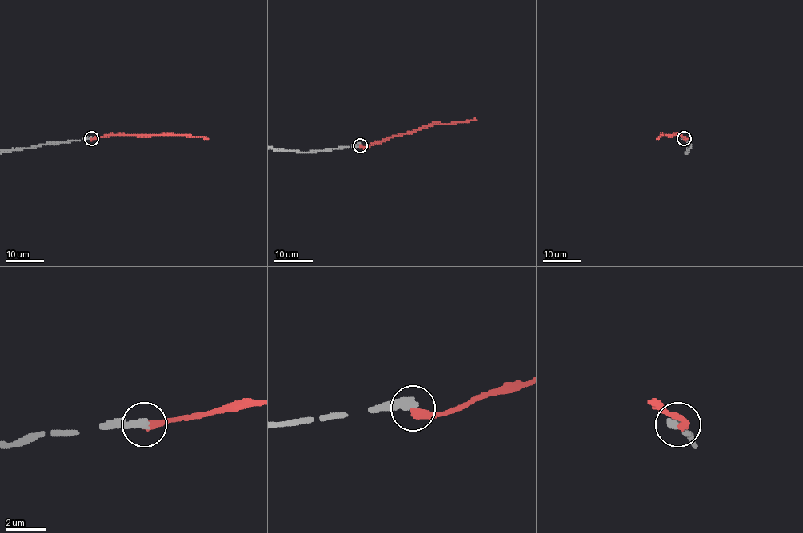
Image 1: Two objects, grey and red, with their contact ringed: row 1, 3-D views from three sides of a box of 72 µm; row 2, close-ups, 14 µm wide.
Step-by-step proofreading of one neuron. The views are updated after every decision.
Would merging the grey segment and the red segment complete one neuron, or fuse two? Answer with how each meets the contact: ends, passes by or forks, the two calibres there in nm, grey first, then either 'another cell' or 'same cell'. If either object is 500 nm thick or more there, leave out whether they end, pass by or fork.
grey ends; red ends; calibres 480 and 400 nm; another cell

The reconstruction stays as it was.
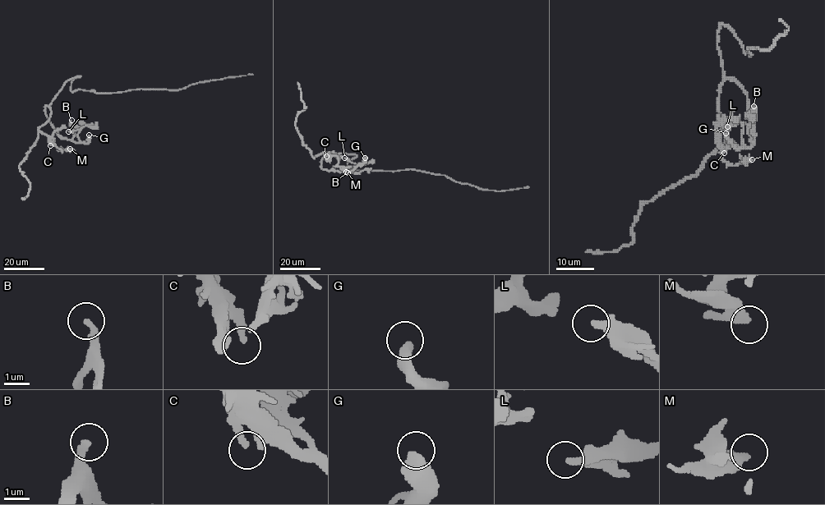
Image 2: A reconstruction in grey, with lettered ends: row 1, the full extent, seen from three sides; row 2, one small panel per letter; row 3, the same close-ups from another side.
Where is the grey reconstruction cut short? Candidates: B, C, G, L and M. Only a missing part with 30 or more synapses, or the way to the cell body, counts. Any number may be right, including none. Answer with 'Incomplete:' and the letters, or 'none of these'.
Incomplete: L

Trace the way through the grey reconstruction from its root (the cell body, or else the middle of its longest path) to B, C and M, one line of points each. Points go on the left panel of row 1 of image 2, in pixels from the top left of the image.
B: (75, 78), (69, 79), (45, 106), (48, 120), (62, 138), (71, 140), (73, 136), (71, 120)
C: (75, 78), (65, 83), (50, 105), (50, 118), (39, 128), (48, 137), (50, 145)
M: (75, 78), (65, 83), (50, 105), (50, 118), (39, 128), (62, 152), (70, 149)

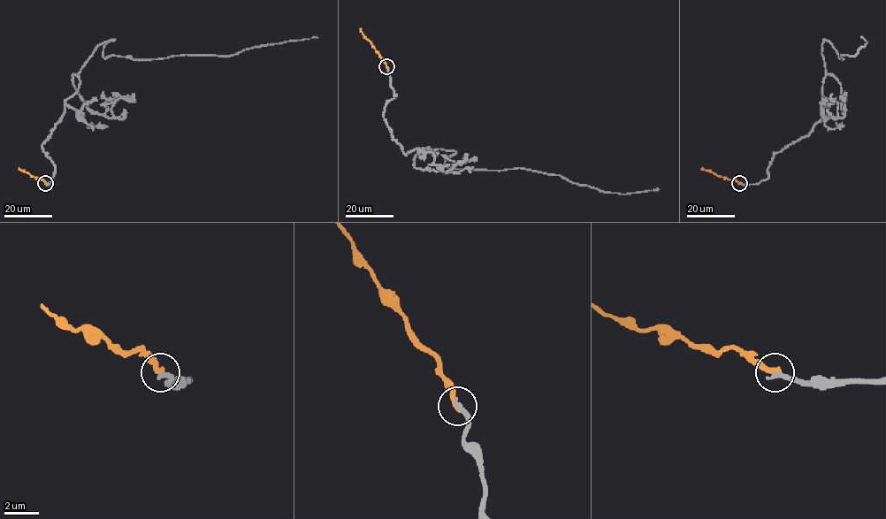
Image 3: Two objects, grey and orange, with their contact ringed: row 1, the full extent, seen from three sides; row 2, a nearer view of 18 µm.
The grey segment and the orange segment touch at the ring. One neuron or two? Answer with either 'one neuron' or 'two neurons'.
two neurons

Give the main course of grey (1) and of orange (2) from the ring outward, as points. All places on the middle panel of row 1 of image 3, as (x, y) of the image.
1: (386, 66), (396, 95), (384, 117), (405, 154), (659, 188)
2: (386, 66), (360, 28)

